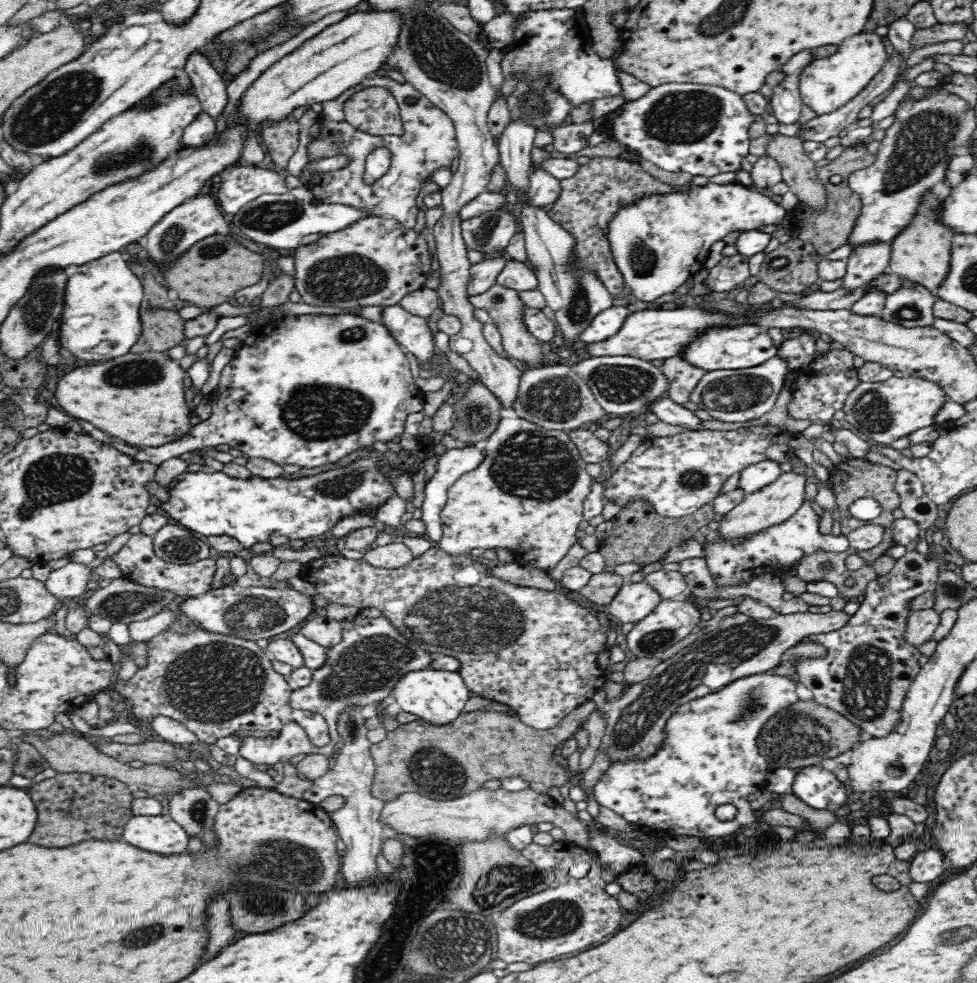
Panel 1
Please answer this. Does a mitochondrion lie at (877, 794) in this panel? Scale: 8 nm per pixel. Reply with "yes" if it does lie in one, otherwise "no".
no

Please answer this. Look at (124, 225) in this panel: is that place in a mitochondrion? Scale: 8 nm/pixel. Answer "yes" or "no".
no

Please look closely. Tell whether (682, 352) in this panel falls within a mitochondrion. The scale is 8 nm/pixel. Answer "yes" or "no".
no

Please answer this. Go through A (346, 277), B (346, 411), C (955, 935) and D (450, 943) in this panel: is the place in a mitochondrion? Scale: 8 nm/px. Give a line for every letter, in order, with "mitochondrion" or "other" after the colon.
A: mitochondrion
B: mitochondrion
C: mitochondrion
D: mitochondrion

